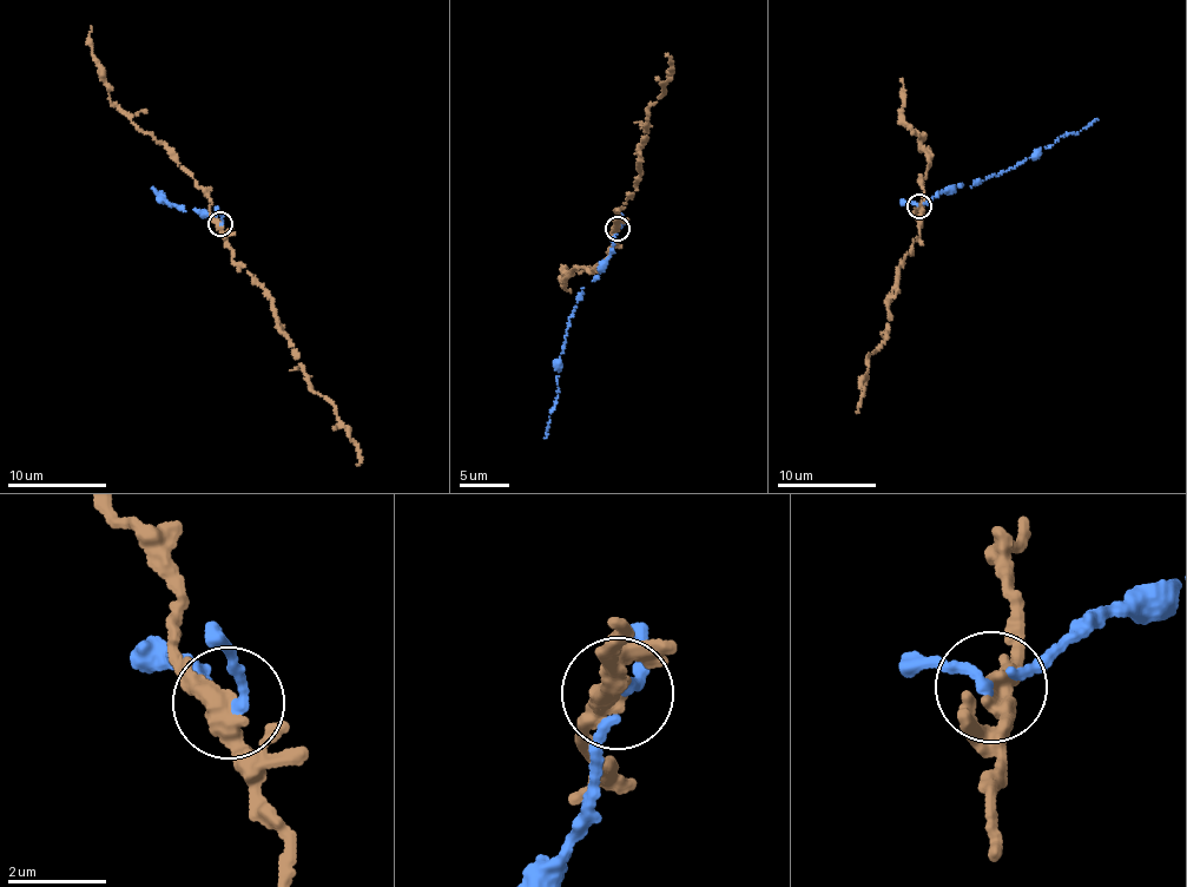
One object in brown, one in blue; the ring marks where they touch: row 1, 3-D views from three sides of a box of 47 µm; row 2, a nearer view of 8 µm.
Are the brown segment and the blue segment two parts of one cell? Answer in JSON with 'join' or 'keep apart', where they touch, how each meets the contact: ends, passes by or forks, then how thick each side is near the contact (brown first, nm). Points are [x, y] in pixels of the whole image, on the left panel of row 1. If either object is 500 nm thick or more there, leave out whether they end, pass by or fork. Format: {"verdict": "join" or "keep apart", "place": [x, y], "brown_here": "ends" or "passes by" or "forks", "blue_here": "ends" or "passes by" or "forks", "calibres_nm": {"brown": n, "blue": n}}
{"verdict": "keep apart", "place": [221, 223], "brown_here": "passes by", "blue_here": "passes by", "calibres_nm": {"brown": 400, "blue": 180}}

